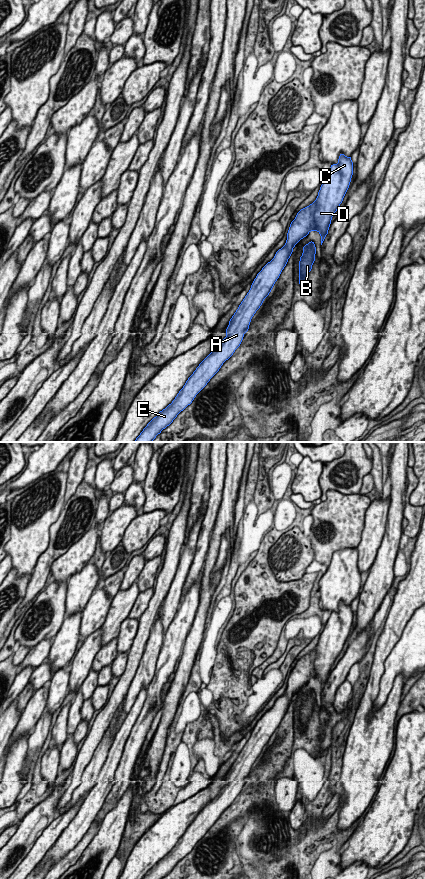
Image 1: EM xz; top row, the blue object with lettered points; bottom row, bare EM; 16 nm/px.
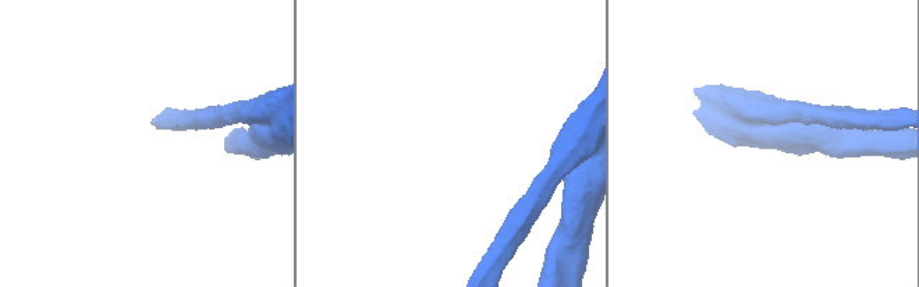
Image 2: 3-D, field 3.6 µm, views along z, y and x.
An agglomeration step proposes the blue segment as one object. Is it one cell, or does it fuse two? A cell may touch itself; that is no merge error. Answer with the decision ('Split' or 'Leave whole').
Leave whole

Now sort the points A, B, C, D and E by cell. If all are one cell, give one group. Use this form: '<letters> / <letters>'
A B C D E

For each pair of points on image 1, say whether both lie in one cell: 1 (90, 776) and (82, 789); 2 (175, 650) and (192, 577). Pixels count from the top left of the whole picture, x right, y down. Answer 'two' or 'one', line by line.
1: one
2: two

